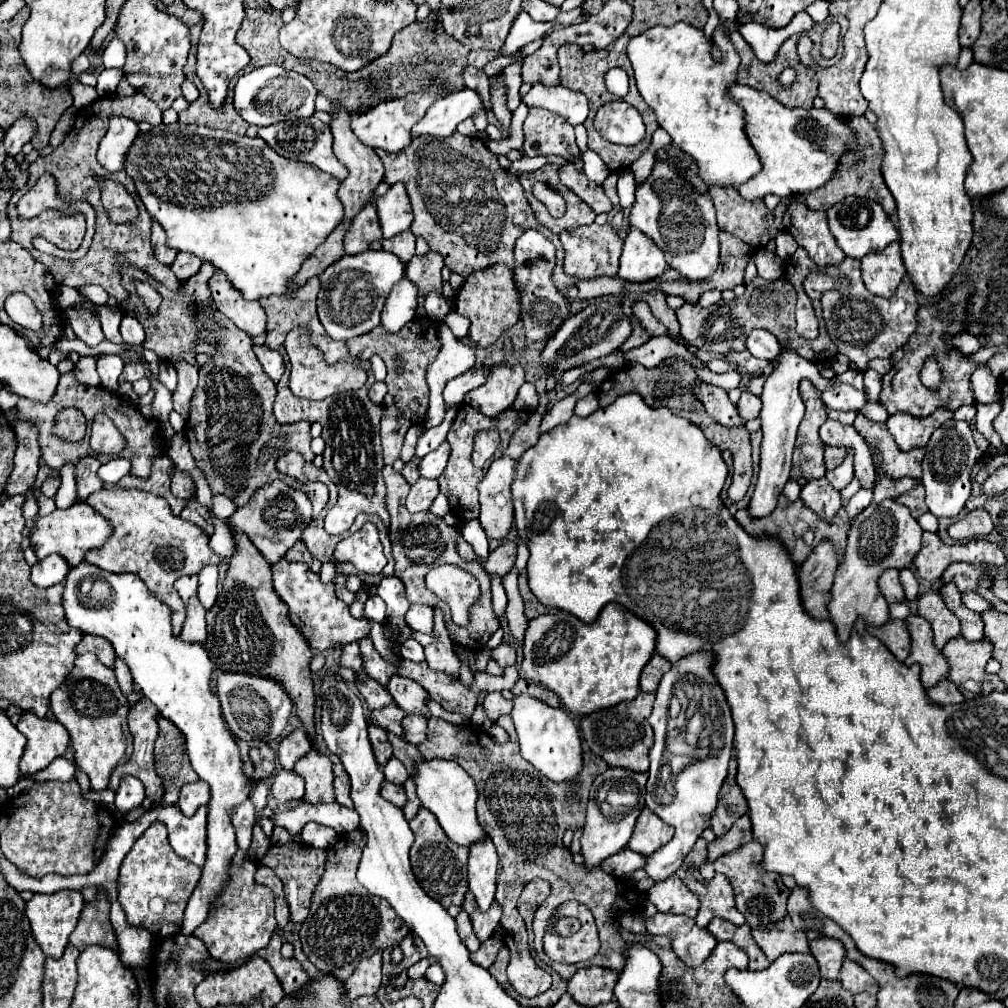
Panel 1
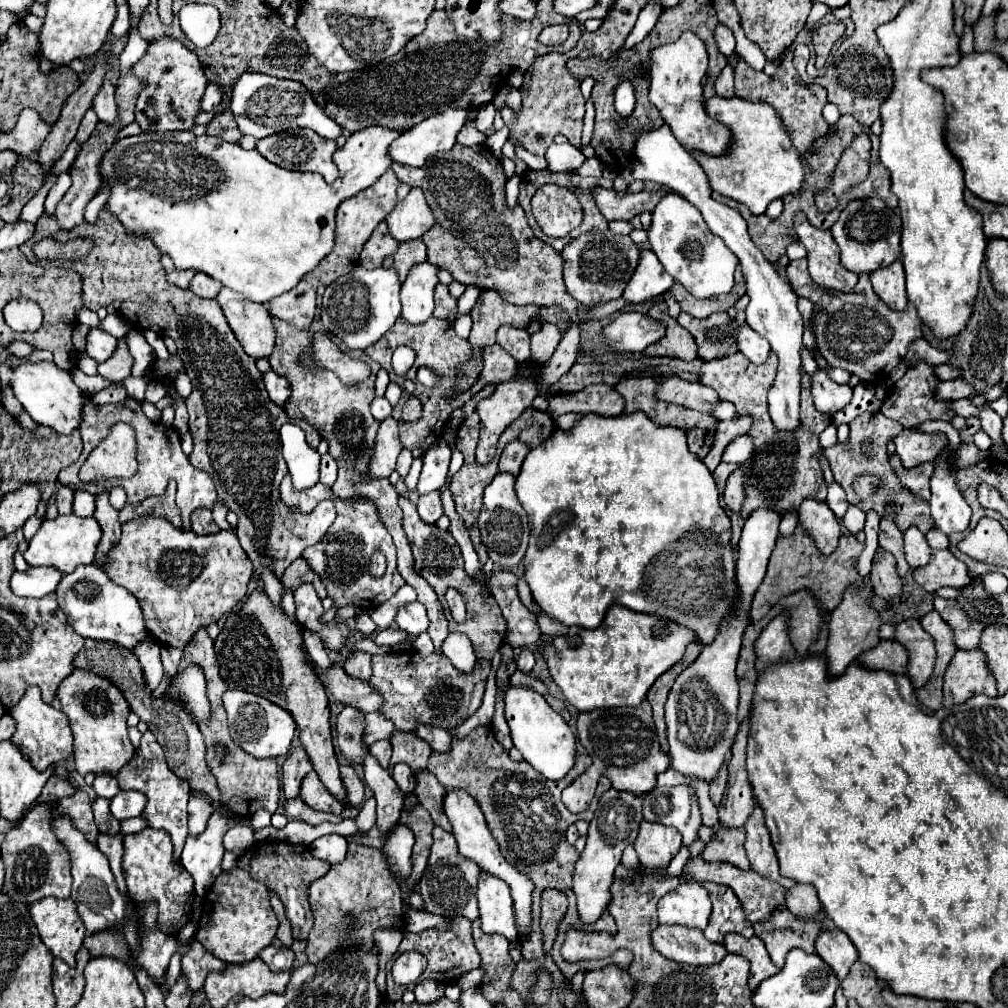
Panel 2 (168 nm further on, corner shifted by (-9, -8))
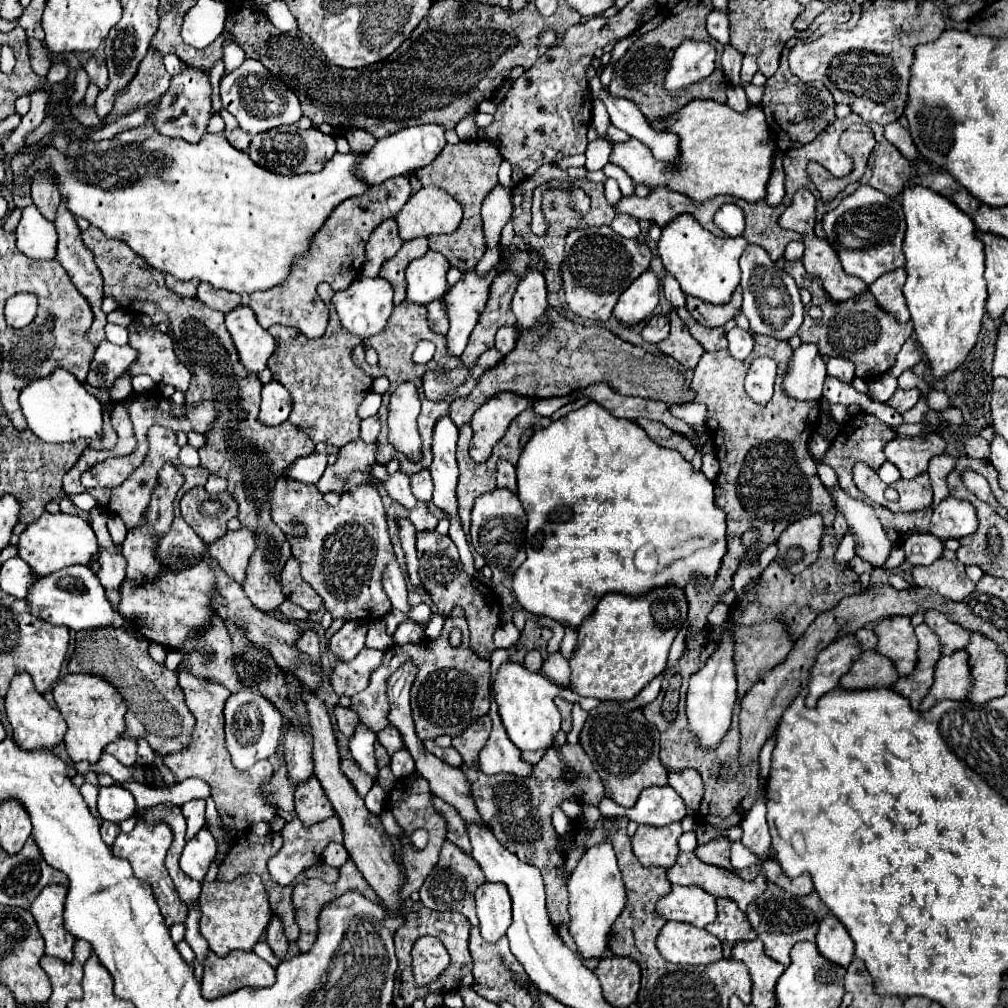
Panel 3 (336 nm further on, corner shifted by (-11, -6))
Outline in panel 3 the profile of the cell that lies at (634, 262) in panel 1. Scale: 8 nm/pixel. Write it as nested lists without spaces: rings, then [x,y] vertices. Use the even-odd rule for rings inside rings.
[[[648,269],[640,279],[636,279],[618,299],[614,307],[614,315],[626,323],[626,325],[636,325],[650,317],[654,307],[658,305],[658,295],[660,295],[660,277]]]

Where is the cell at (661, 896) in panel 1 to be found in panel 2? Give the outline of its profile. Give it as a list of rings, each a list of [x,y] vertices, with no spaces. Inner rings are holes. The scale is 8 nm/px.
[[[694,881],[680,883],[658,901],[658,921],[662,925],[684,925],[704,929],[710,917],[708,891]]]

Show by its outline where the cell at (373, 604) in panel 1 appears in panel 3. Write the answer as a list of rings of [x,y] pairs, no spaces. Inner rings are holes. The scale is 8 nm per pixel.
[[[344,623],[344,627],[330,639],[330,651],[340,661],[352,661],[366,641],[368,623]]]

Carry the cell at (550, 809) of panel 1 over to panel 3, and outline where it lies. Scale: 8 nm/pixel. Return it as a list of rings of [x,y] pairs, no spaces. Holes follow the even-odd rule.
[[[482,715],[476,723],[472,723],[462,735],[452,739],[452,747],[458,749],[462,755],[462,771],[466,779],[470,781],[472,799],[476,803],[476,809],[482,817],[482,821],[494,831],[496,839],[514,853],[520,861],[526,861],[540,869],[546,885],[546,907],[550,921],[554,929],[560,925],[570,923],[568,915],[568,891],[566,891],[566,857],[558,849],[558,835],[552,827],[552,811],[554,807],[560,807],[564,801],[584,803],[584,805],[596,805],[606,797],[604,795],[604,781],[594,771],[592,761],[584,753],[580,743],[564,743],[558,747],[552,747],[544,753],[544,757],[532,767],[532,773],[528,777],[518,775],[484,775],[478,765],[478,753],[486,745],[490,735],[492,721],[488,715]]]

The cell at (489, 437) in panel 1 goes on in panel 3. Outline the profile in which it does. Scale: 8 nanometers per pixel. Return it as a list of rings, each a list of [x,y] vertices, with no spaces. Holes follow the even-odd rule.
[[[500,393],[492,399],[488,399],[472,417],[472,429],[474,437],[470,441],[470,457],[476,463],[484,463],[492,447],[502,439],[502,435],[508,431],[512,419],[532,407],[532,399],[526,399],[524,395],[512,395],[512,393]]]

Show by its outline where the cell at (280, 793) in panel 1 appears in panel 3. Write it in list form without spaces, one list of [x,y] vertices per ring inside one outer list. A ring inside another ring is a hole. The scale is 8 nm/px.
[[[294,817],[290,823],[286,823],[286,827],[282,829],[282,839],[284,839],[284,847],[278,851],[278,855],[274,855],[268,861],[268,871],[272,875],[272,879],[280,885],[290,885],[304,869],[312,867],[316,861],[320,861],[324,847],[330,841],[342,841],[342,823],[338,817],[330,817],[326,821],[314,823],[314,825],[304,825],[300,821],[300,817]]]

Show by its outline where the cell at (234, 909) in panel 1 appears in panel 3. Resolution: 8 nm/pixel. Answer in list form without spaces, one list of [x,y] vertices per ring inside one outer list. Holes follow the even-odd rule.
[[[240,875],[234,881],[204,881],[202,893],[200,893],[200,907],[202,907],[202,919],[200,919],[200,931],[204,939],[208,941],[210,949],[218,957],[226,957],[230,951],[252,951],[254,945],[260,941],[262,933],[266,931],[272,909],[268,903],[268,895],[264,891],[264,885],[258,875]]]

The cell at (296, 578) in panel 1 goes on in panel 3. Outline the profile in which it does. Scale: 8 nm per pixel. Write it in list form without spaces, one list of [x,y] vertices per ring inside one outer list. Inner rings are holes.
[[[404,621],[398,625],[392,639],[396,645],[406,645],[406,643],[420,643],[426,637],[424,637],[424,629],[416,621]]]

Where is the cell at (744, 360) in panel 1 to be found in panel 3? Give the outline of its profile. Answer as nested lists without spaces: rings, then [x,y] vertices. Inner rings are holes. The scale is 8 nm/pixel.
[[[754,335],[756,337],[756,347],[752,351],[752,355],[744,361],[736,361],[732,359],[732,355],[722,349],[722,351],[714,351],[714,353],[704,353],[702,359],[698,361],[698,365],[694,367],[694,379],[690,383],[690,387],[696,391],[696,403],[704,403],[708,407],[708,427],[714,431],[714,443],[716,443],[716,457],[720,461],[720,473],[714,481],[714,487],[716,487],[716,505],[720,509],[726,511],[728,515],[728,553],[724,555],[722,559],[722,567],[718,571],[718,579],[714,585],[694,585],[694,583],[688,583],[686,585],[686,599],[690,601],[690,611],[688,611],[688,617],[686,621],[690,623],[688,627],[688,633],[686,633],[686,641],[690,637],[694,637],[696,633],[702,631],[702,627],[706,627],[706,615],[712,611],[712,607],[716,603],[720,603],[720,597],[730,589],[732,585],[732,573],[738,569],[740,565],[740,559],[744,557],[744,547],[740,543],[740,537],[746,529],[760,529],[760,543],[762,543],[762,549],[772,543],[774,539],[780,537],[780,533],[790,525],[794,523],[794,519],[802,519],[806,515],[812,515],[812,513],[820,513],[822,519],[824,519],[824,525],[830,527],[832,521],[834,521],[834,503],[832,503],[832,497],[828,493],[828,489],[822,485],[818,473],[816,473],[816,463],[810,459],[808,455],[808,439],[812,437],[814,429],[808,429],[808,419],[810,419],[810,413],[812,409],[816,407],[812,401],[798,401],[798,399],[792,399],[786,395],[786,391],[782,389],[781,382],[784,375],[786,375],[786,365],[792,357],[792,347],[786,343],[786,341],[776,341],[774,337],[766,337],[766,335]],[[756,357],[770,357],[774,359],[777,365],[777,376],[774,385],[774,395],[770,399],[770,403],[766,405],[760,405],[756,401],[752,401],[744,389],[744,379],[746,379],[746,373],[748,373],[748,367],[750,363],[756,359]]]

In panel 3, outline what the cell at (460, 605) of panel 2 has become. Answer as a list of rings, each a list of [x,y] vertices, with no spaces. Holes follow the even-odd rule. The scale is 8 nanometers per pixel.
[[[454,607],[452,615],[444,621],[444,629],[438,639],[424,639],[410,645],[392,645],[384,651],[380,667],[370,675],[370,683],[364,691],[352,697],[352,709],[360,715],[362,723],[374,733],[388,725],[388,697],[386,681],[404,663],[414,663],[418,667],[416,679],[412,683],[412,717],[416,725],[416,735],[420,739],[436,739],[440,735],[456,737],[478,717],[486,715],[490,709],[490,661],[480,659],[468,643],[468,625],[462,607]],[[450,631],[462,631],[462,643],[458,647],[450,645]]]

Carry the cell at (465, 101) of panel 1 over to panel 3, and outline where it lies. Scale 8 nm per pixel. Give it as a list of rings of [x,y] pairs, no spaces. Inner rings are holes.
[[[438,123],[432,125],[418,125],[418,127],[406,127],[404,131],[398,131],[394,135],[388,135],[384,139],[378,139],[378,143],[358,161],[358,177],[364,179],[368,185],[378,185],[390,177],[406,175],[410,171],[416,171],[420,167],[426,167],[440,155],[440,151],[446,147],[444,139],[444,127],[438,127]]]

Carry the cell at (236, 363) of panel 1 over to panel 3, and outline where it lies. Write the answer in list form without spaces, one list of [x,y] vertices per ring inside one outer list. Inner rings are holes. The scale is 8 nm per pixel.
[[[98,227],[82,231],[82,241],[92,251],[104,277],[106,297],[114,297],[130,315],[144,313],[152,317],[154,323],[164,321],[170,325],[178,359],[192,371],[196,381],[196,389],[186,391],[186,403],[216,403],[216,423],[212,423],[208,435],[204,435],[206,445],[200,449],[200,465],[228,481],[228,493],[238,503],[238,519],[242,527],[252,527],[252,531],[256,531],[256,551],[252,553],[244,581],[248,599],[252,599],[260,611],[270,613],[278,609],[284,601],[284,593],[280,591],[280,571],[292,551],[282,529],[270,515],[272,487],[276,477],[284,475],[294,459],[314,453],[316,445],[304,435],[304,431],[300,431],[300,427],[292,427],[290,421],[276,427],[264,427],[264,423],[258,421],[262,383],[256,373],[242,367],[220,311],[212,311],[196,297],[188,299],[172,293],[164,285],[164,273],[148,267],[148,263],[144,263],[144,259],[140,259],[140,255],[136,255],[124,241],[108,239]]]

